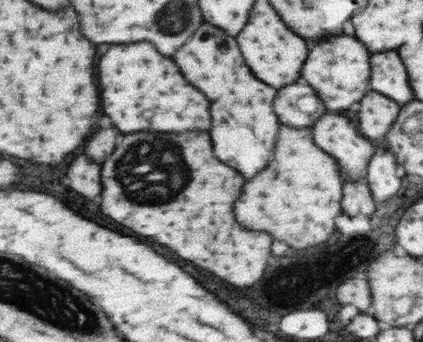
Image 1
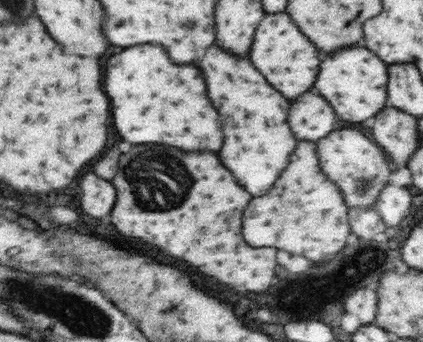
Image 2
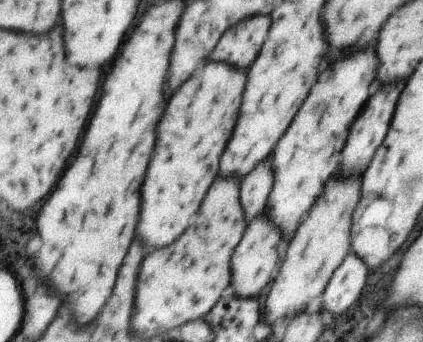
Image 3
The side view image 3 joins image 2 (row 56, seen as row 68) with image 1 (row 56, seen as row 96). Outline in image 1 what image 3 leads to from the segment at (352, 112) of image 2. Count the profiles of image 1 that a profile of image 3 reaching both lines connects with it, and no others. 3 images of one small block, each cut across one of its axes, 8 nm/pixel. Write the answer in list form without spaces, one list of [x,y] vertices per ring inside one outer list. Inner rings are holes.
[[[331,36],[327,40],[315,42],[313,46],[311,56],[303,66],[303,78],[317,90],[329,110],[351,108],[369,90],[369,64],[365,46],[355,36]]]

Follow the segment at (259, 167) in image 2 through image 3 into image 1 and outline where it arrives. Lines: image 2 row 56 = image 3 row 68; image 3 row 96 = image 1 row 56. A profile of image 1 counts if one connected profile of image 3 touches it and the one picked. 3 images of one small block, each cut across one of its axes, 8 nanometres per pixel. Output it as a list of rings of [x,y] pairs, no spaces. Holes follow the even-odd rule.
[[[203,24],[203,28],[199,28],[199,32],[173,58],[179,68],[183,68],[187,80],[191,80],[191,84],[195,84],[211,100],[211,118],[217,120],[211,128],[211,136],[219,160],[231,162],[233,168],[239,168],[239,172],[243,170],[247,178],[265,170],[279,134],[279,120],[273,112],[277,90],[261,82],[251,72],[237,40],[217,26]],[[263,126],[267,126],[267,138],[263,138]]]

